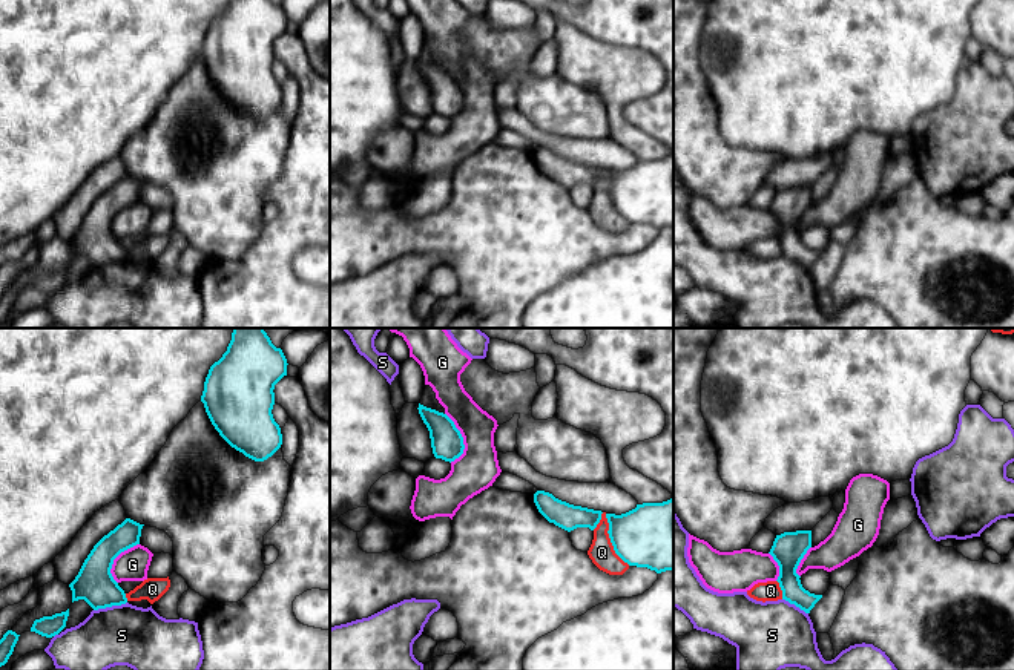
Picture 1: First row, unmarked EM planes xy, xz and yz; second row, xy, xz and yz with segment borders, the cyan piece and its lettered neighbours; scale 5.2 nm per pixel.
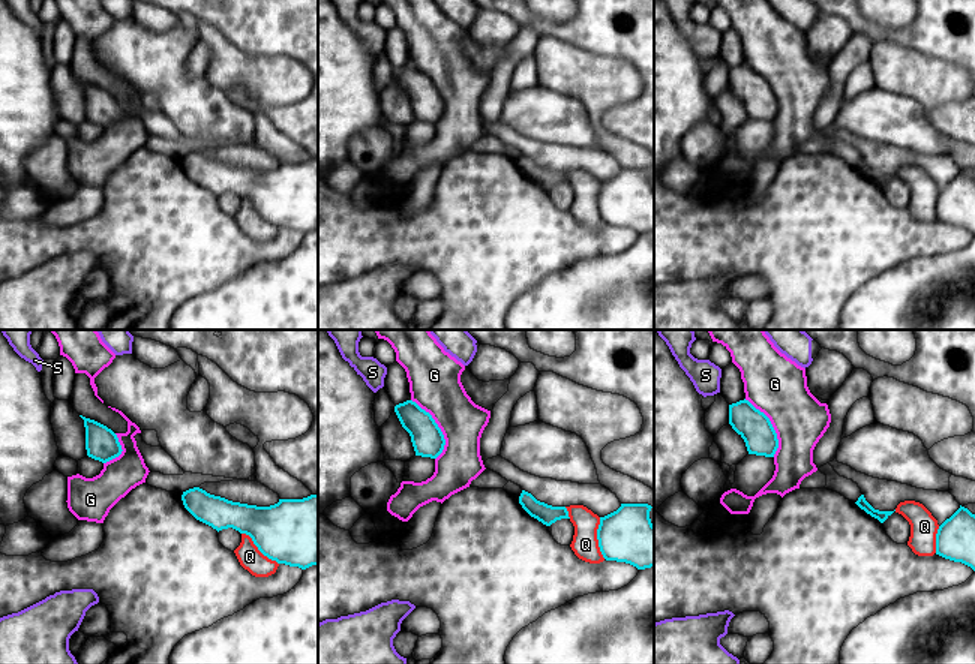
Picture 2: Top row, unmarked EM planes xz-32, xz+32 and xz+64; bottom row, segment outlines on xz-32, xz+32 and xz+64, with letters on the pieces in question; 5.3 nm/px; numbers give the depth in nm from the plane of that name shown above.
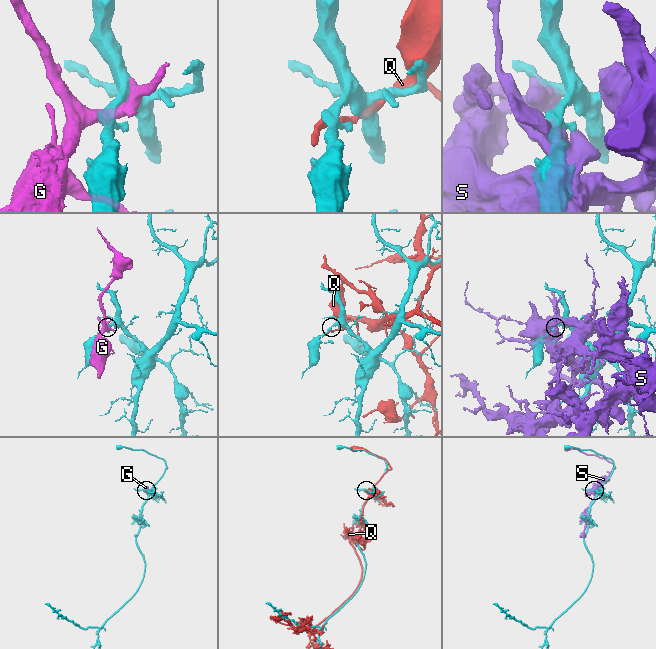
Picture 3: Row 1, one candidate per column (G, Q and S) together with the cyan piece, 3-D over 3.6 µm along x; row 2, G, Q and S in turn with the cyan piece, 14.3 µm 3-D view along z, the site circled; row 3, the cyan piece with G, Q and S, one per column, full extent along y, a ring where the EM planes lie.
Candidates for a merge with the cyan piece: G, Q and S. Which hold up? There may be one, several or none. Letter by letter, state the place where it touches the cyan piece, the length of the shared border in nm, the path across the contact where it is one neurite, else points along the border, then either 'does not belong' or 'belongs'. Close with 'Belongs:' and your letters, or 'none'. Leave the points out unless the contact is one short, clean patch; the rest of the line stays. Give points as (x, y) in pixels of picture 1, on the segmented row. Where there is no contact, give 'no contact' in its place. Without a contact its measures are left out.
G: contact xz (462, 437); length 260 nm; does not belong
Q: contact xz (609, 537); length 320 nm; does not belong
S: contact xy (109, 606); length 180 nm; does not belong
Belongs: none

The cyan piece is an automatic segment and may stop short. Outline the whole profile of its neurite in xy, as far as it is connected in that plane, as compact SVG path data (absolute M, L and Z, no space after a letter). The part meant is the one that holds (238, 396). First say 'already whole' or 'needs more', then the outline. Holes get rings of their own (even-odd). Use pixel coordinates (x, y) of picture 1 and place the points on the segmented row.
already whole; M233 328L227 351L206 377L201 402L212 425L255 461L267 460L282 445L272 409L275 385L287 376L287 365L264 328Z

